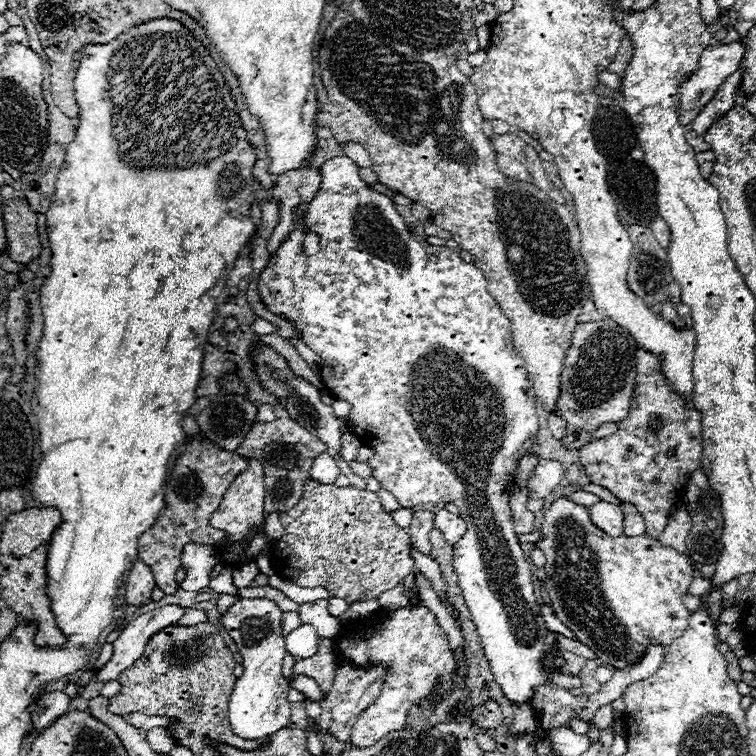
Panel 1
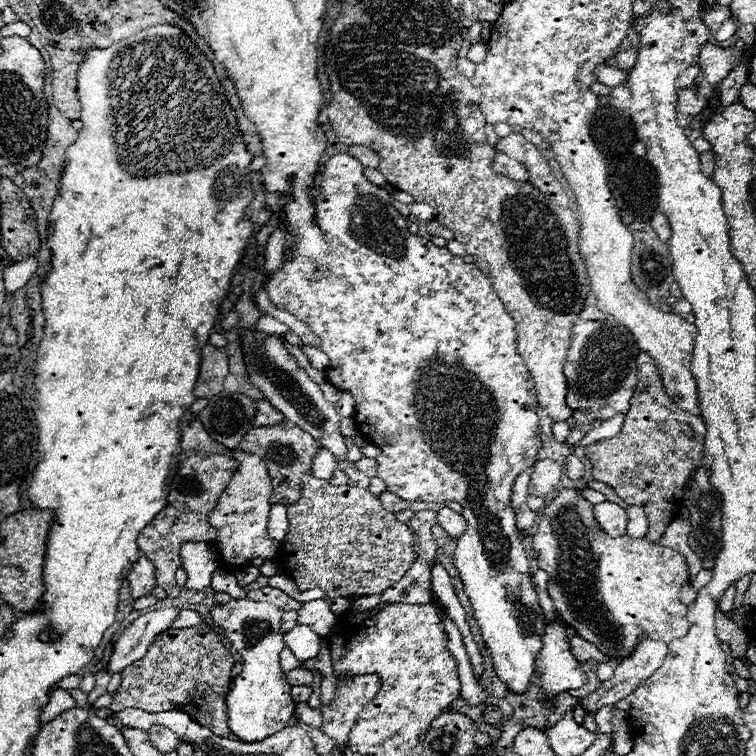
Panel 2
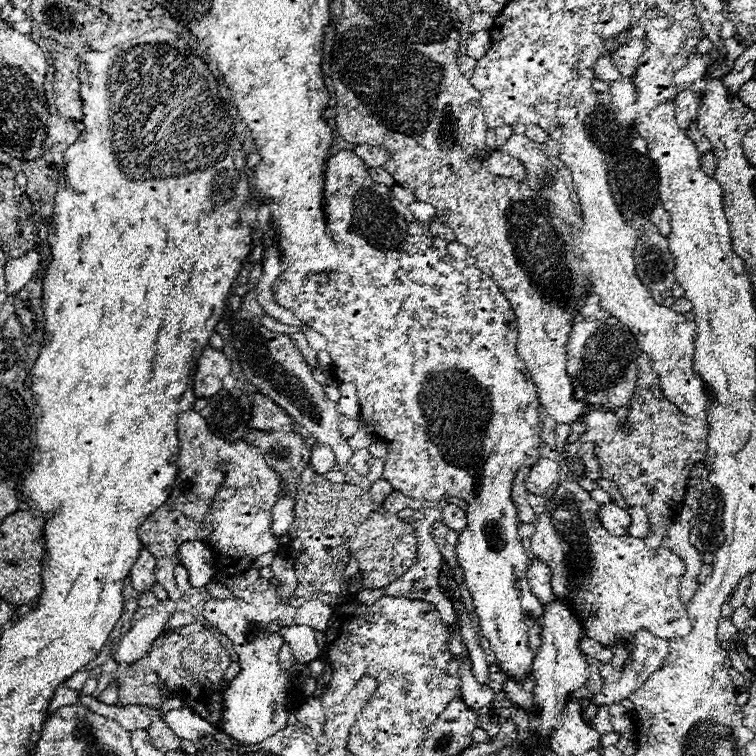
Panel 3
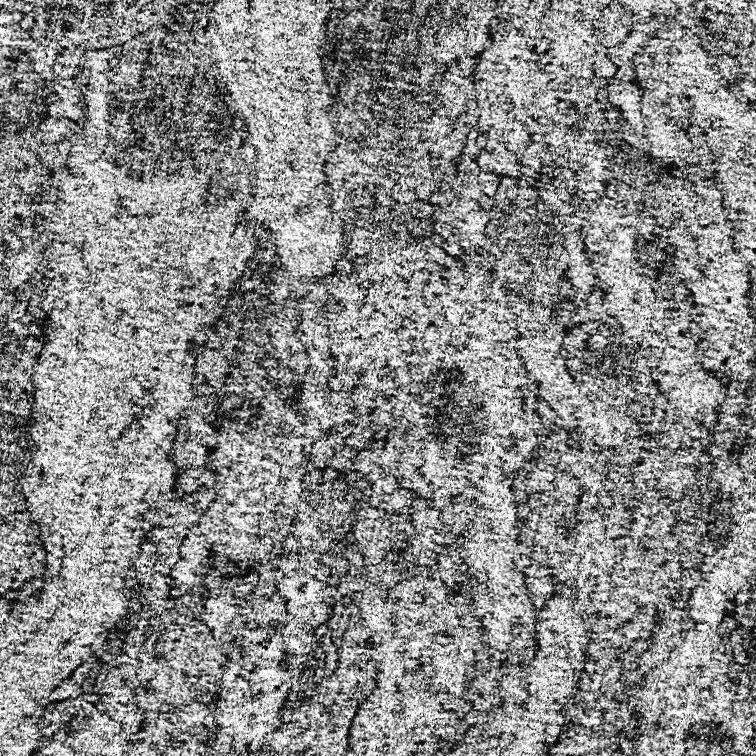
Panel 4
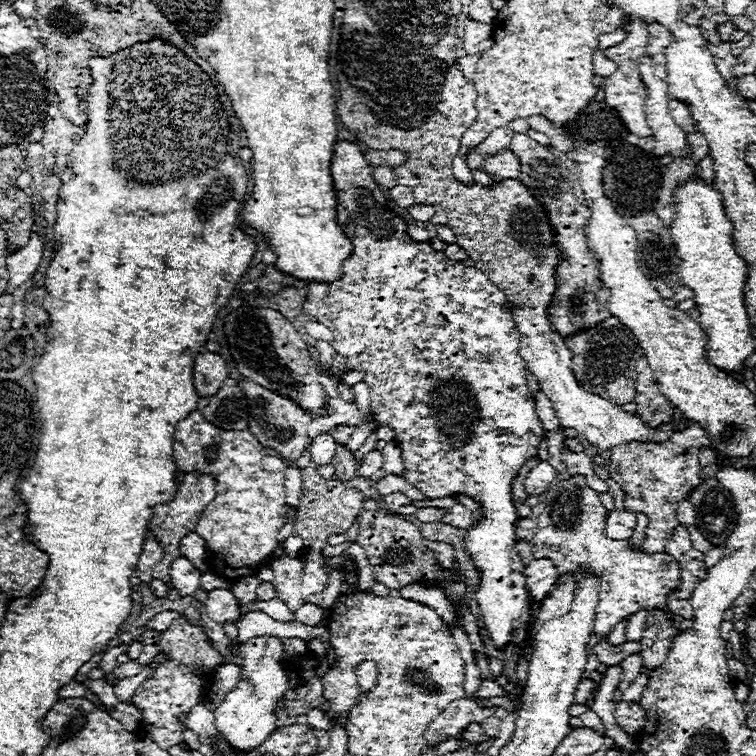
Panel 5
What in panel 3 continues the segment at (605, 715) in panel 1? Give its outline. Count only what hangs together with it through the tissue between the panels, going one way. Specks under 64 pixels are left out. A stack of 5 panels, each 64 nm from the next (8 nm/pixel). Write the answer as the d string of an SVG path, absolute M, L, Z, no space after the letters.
M598 708L596 716L594 716L594 728L600 732L600 734L608 734L612 732L612 724L610 724L610 714L608 714L608 708Z

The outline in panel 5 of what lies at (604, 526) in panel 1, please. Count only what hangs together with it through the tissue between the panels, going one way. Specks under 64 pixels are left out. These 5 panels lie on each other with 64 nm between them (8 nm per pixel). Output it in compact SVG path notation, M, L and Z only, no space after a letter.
M612 510L606 518L606 536L616 540L626 540L632 536L636 526L636 514L628 510Z

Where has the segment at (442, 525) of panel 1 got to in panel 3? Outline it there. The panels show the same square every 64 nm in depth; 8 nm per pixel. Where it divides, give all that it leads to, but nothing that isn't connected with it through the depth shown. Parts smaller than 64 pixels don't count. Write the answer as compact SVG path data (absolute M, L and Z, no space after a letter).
M444 506L440 510L440 520L446 524L448 530L460 534L464 528L466 528L466 518L464 518L464 512L460 512L456 506Z

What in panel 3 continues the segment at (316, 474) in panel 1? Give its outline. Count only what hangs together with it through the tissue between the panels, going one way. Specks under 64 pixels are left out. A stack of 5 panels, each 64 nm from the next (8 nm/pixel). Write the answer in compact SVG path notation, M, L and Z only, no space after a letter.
M316 444L312 450L312 458L310 458L310 468L316 470L320 476L328 474L330 470L336 468L336 460L334 460L334 452L324 446L324 444Z

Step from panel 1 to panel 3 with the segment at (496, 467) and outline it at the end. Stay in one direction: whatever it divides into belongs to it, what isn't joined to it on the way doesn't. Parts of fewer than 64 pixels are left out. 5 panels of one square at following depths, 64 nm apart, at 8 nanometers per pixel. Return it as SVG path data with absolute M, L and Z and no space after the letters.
M344 150L334 154L326 164L324 164L324 192L322 192L322 214L324 214L324 224L328 230L330 240L334 242L334 262L332 268L320 270L320 272L298 272L297 265L305 265L304 260L296 261L294 266L284 270L278 280L272 284L274 288L274 302L290 312L294 312L304 324L312 326L318 334L322 334L326 338L326 350L332 358L332 376L336 382L346 382L346 384L354 384L356 392L358 392L358 400L360 400L360 418L366 422L366 426L372 430L372 434L376 438L380 438L378 442L384 444L386 454L384 460L384 472L382 478L392 486L392 490L412 498L412 500L430 500L430 502L438 502L438 500L446 500L446 498L460 498L460 500L468 500L466 504L466 528L462 534L458 534L458 544L456 544L456 562L464 574L464 582L470 590L472 596L472 604L474 604L474 612L478 616L478 624L480 630L484 634L484 638L490 644L490 650L496 658L498 668L506 674L506 678L514 680L514 682L526 682L526 678L530 676L530 668L536 656L536 650L540 648L540 616L544 616L546 608L538 602L538 598L532 594L530 584L528 584L528 566L530 566L530 558L522 546L522 540L518 536L518 518L516 518L516 506L510 500L510 492L512 492L512 482L514 476L520 468L532 468L532 464L536 464L536 460L540 458L540 418L538 418L538 394L536 394L536 386L532 382L532 378L528 376L528 370L522 362L522 358L516 352L516 320L514 314L506 302L506 298L502 296L500 288L488 278L484 276L476 266L466 264L464 260L452 258L448 254L446 248L436 248L432 244L430 236L418 234L418 236L410 236L408 232L408 222L402 218L402 214L398 214L392 208L392 190L386 190L380 184L374 184L368 174L366 174L366 166L362 164L362 160L358 156L354 156L352 152Z

